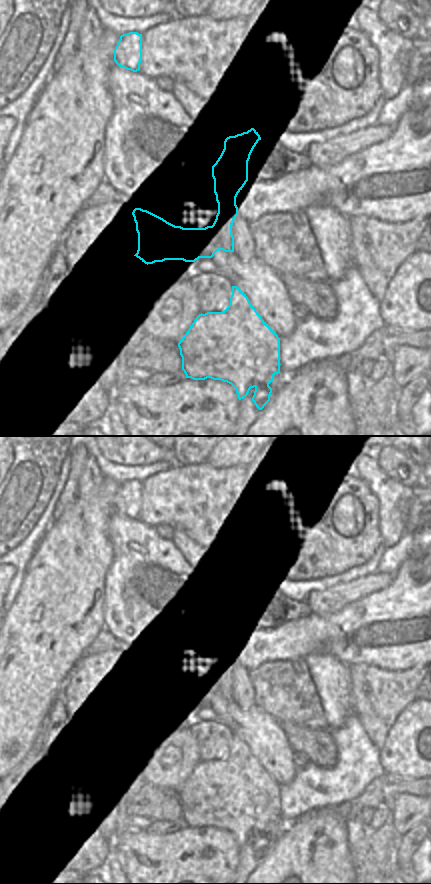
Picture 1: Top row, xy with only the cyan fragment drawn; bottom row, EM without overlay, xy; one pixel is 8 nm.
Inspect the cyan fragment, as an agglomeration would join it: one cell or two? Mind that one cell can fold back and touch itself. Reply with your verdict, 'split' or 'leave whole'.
split

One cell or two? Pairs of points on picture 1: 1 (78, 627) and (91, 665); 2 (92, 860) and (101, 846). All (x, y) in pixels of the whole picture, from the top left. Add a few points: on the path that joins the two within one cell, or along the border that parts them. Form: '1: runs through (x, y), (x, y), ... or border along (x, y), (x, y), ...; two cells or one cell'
1: border along (84, 654), (74, 666); two cells
2: runs through (92, 857), (98, 849); one cell

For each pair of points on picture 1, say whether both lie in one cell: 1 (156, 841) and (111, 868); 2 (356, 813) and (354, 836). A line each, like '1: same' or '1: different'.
1: different
2: same

